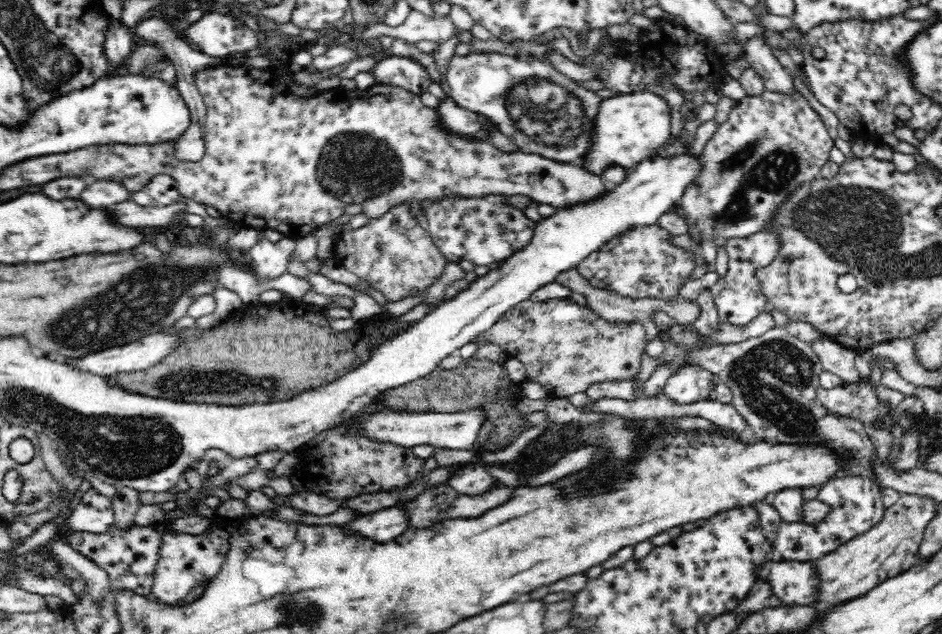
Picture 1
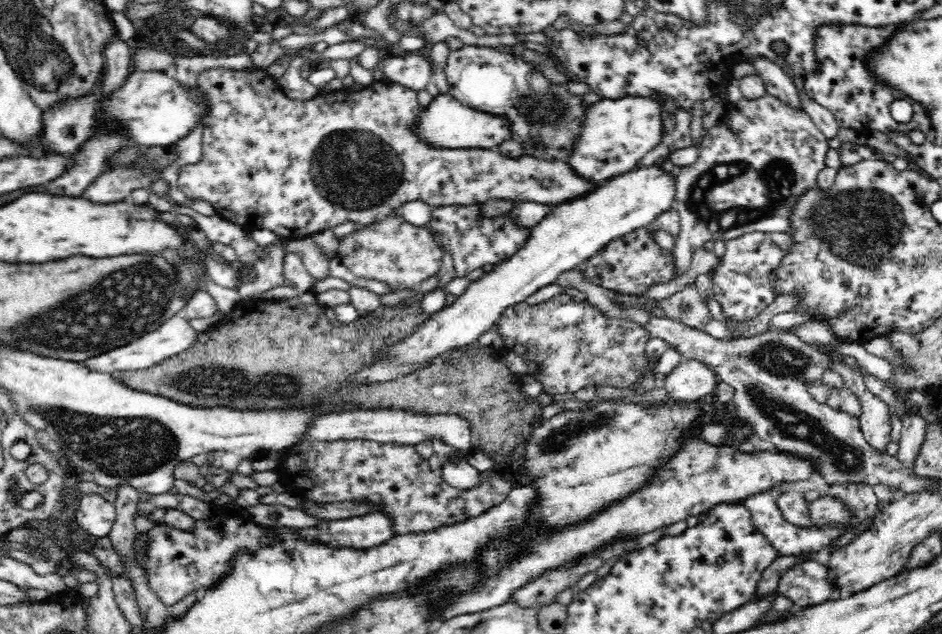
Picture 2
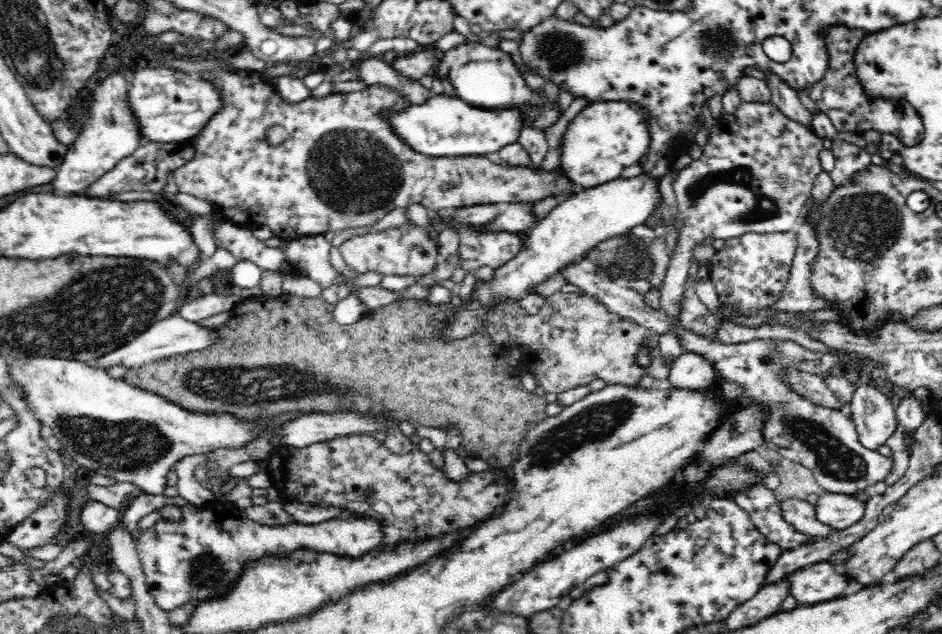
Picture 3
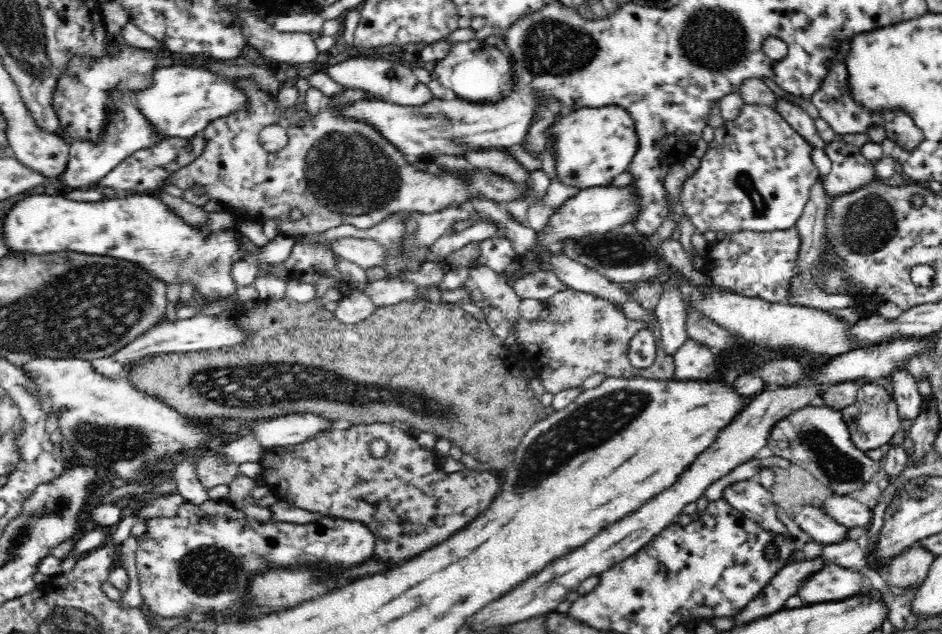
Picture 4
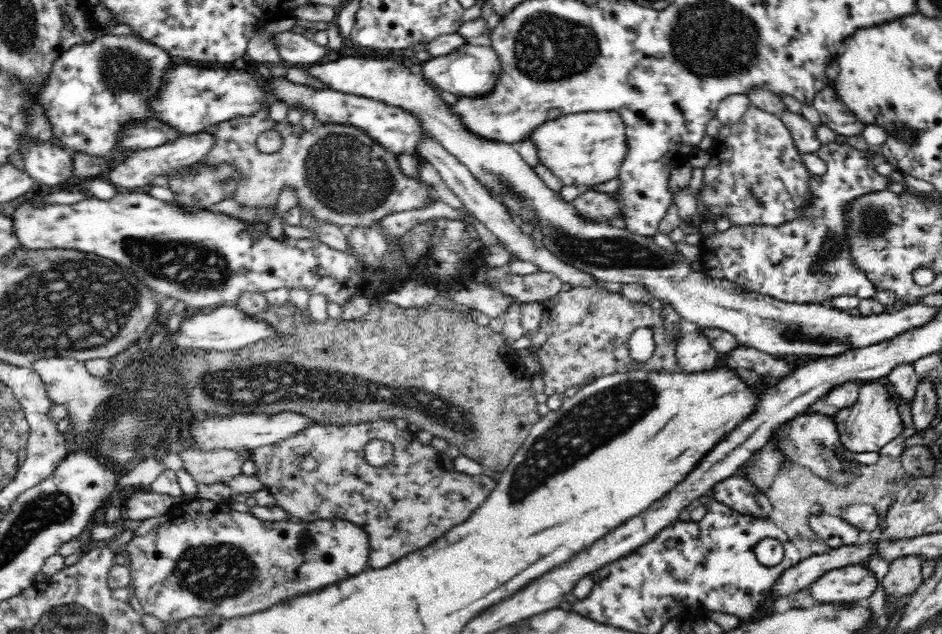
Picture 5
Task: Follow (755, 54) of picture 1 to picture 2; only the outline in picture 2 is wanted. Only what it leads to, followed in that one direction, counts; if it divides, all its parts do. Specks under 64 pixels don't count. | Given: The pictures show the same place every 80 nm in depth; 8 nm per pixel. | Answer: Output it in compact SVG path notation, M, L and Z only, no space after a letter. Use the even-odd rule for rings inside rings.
M756 59L753 65L759 77L764 81L768 95L778 97L778 100L792 109L803 110L800 93L790 75L786 75L778 65L768 59Z

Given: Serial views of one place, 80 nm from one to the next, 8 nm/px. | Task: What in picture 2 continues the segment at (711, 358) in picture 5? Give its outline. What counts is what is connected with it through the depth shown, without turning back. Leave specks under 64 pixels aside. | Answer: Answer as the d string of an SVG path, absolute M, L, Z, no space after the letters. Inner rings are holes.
M682 360L674 367L674 371L664 378L665 389L671 398L678 400L707 400L712 398L713 392L717 388L718 379L710 368L699 360Z

